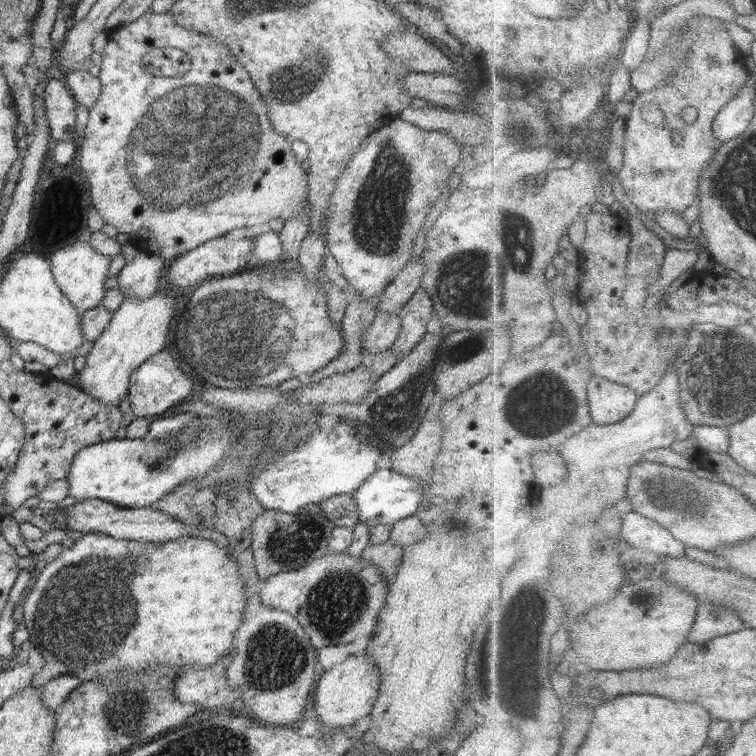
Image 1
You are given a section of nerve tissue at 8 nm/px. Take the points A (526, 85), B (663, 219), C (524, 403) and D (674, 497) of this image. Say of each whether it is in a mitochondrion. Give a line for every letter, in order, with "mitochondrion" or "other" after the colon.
A: other
B: other
C: mitochondrion
D: mitochondrion

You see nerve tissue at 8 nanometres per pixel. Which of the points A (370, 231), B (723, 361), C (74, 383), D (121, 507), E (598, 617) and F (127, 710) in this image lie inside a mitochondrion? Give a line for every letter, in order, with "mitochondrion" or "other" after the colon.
A: mitochondrion
B: mitochondrion
C: other
D: other
E: other
F: mitochondrion

